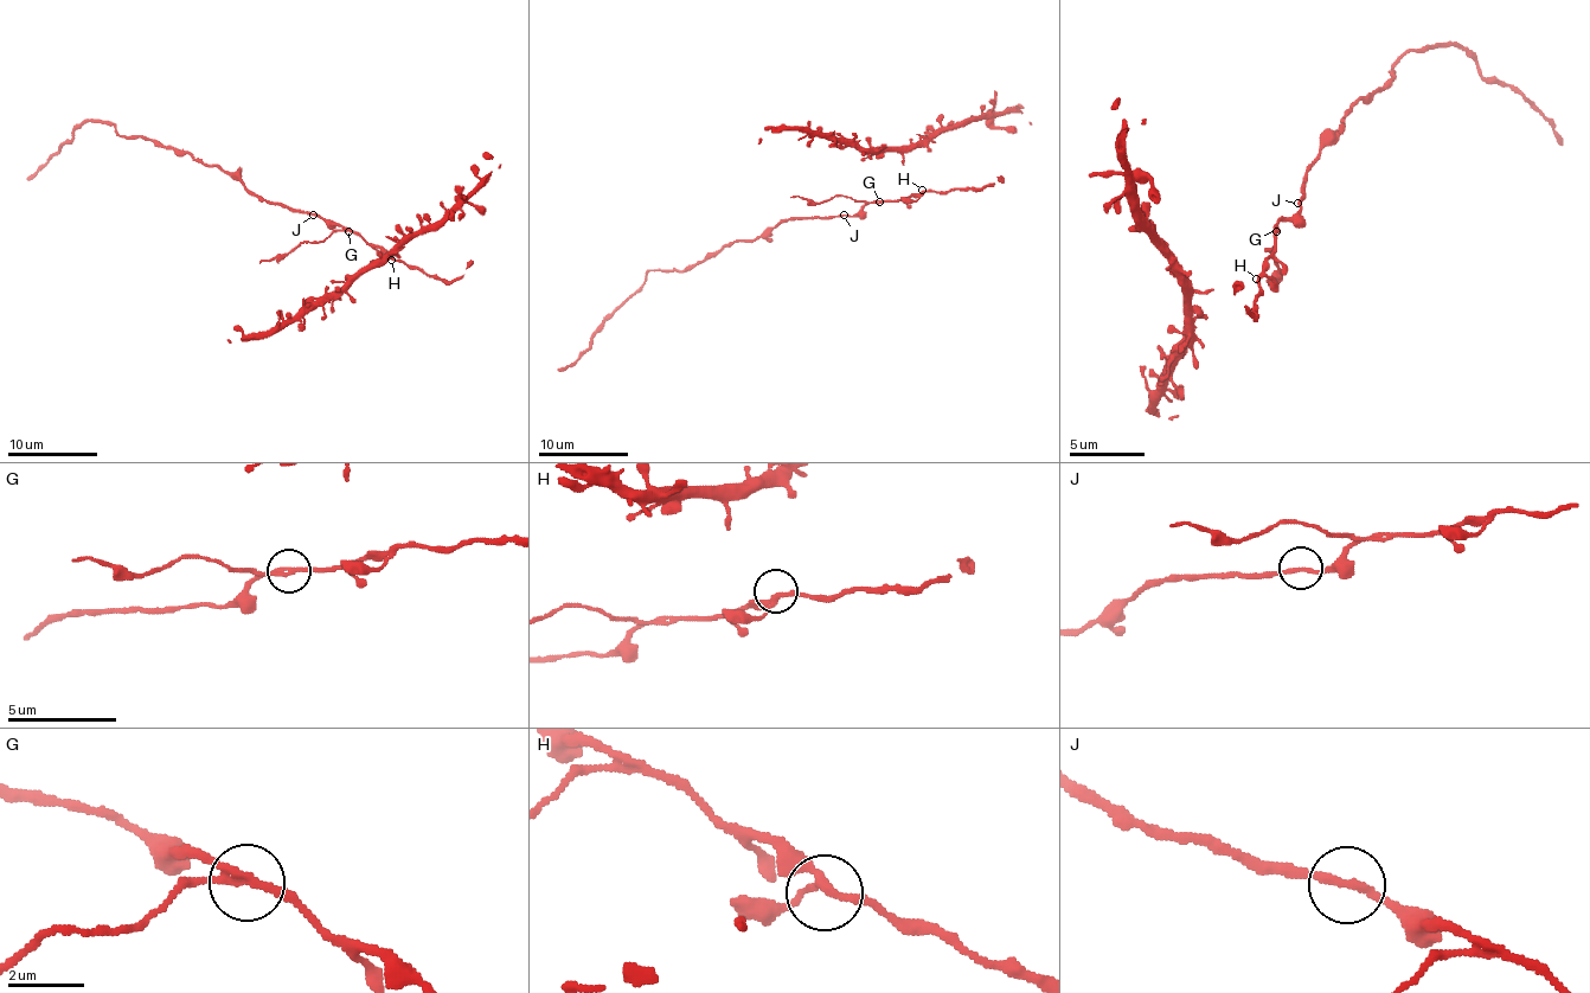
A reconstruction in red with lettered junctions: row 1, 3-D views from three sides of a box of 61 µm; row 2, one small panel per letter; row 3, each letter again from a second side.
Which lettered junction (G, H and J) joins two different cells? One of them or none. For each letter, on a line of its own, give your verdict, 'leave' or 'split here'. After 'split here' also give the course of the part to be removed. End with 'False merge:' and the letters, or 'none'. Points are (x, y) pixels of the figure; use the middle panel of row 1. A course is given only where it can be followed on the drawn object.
G: split here; foreign part runs (879, 200), (864, 203), (833, 197), (819, 203), (790, 197)
H: leave
J: leave
False merge: G

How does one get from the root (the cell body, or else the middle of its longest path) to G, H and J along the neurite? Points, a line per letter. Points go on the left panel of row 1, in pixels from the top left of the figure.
G: (284, 205), (318, 215), (348, 230)
H: (284, 205), (353, 230), (391, 260)
J: (284, 205), (313, 215)

